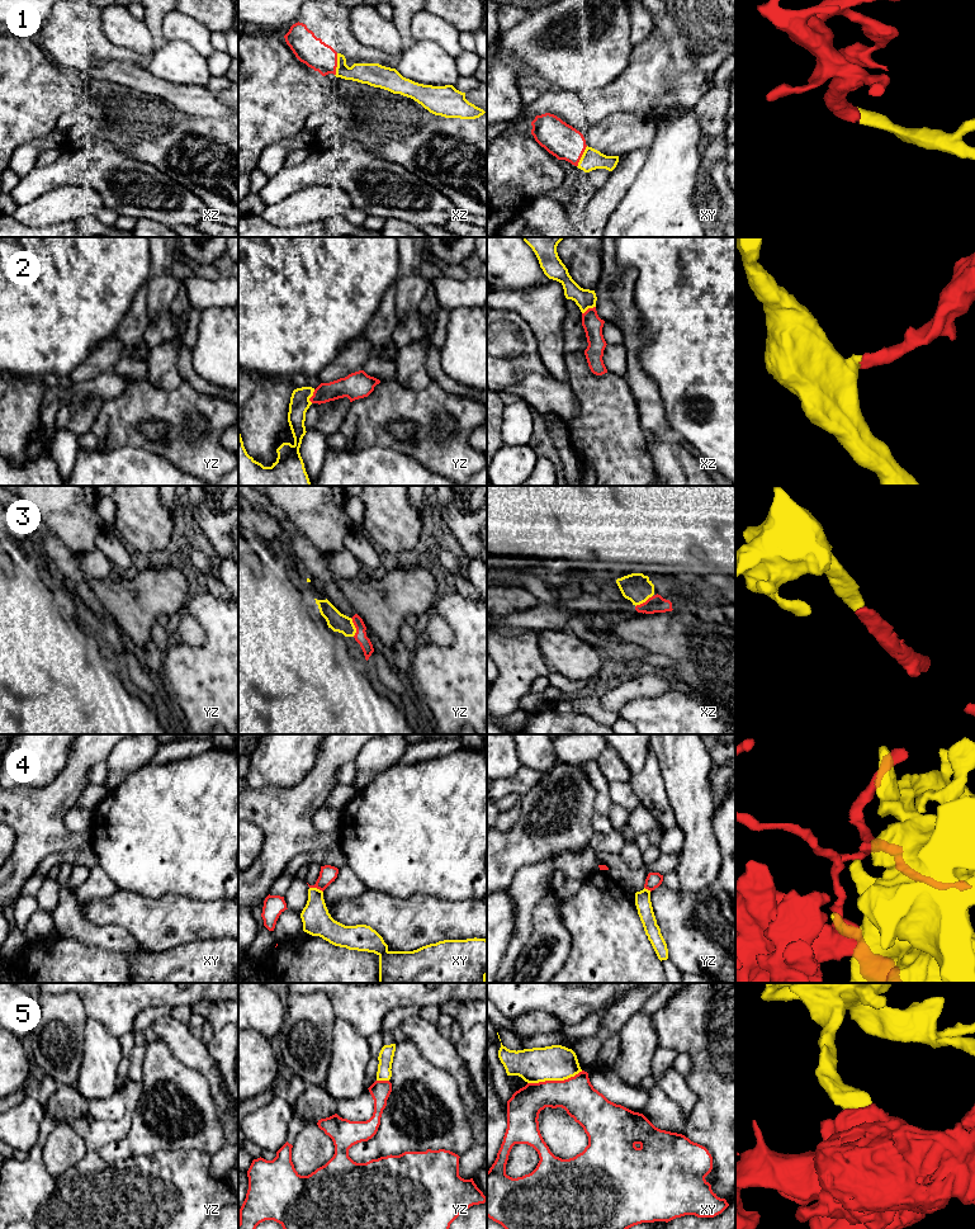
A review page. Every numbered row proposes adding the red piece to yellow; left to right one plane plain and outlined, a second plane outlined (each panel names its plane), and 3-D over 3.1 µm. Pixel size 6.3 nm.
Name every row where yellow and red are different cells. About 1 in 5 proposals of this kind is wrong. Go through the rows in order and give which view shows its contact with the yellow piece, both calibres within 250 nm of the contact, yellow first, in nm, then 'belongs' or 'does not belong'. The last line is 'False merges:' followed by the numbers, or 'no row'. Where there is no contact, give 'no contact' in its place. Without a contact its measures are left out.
1: xz | 150/190 nm | belongs
2: yz | 130/140 nm | belongs
3: yz | 120/80 nm | belongs
4: xy | 180/110 nm | belongs
5: xy | 220/240 nm | does not belong
False merges: 5

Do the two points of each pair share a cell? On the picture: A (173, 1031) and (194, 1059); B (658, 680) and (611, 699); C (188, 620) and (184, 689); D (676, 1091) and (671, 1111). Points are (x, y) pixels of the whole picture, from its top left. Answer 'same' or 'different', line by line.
A: same
B: same
C: different
D: different

